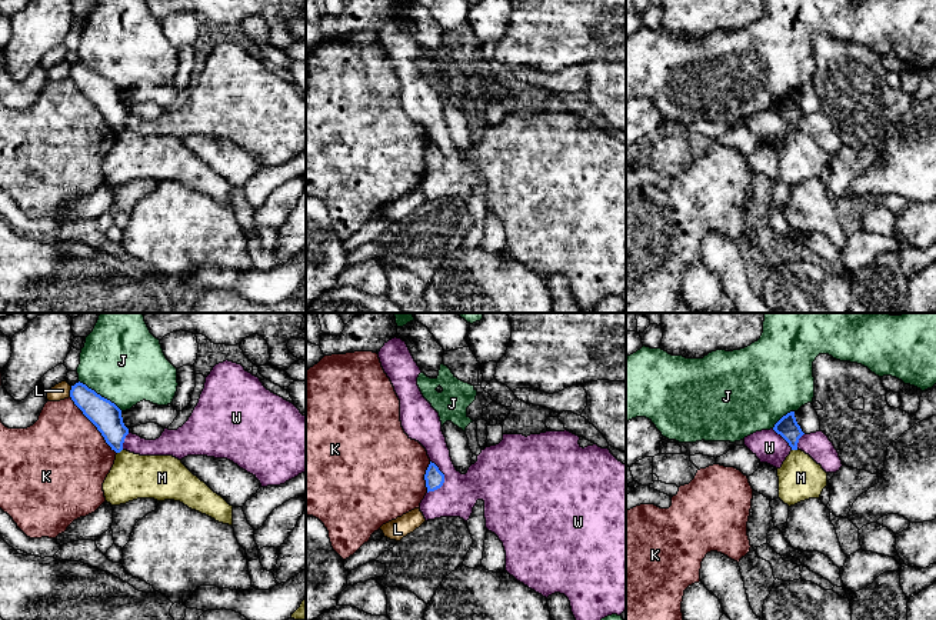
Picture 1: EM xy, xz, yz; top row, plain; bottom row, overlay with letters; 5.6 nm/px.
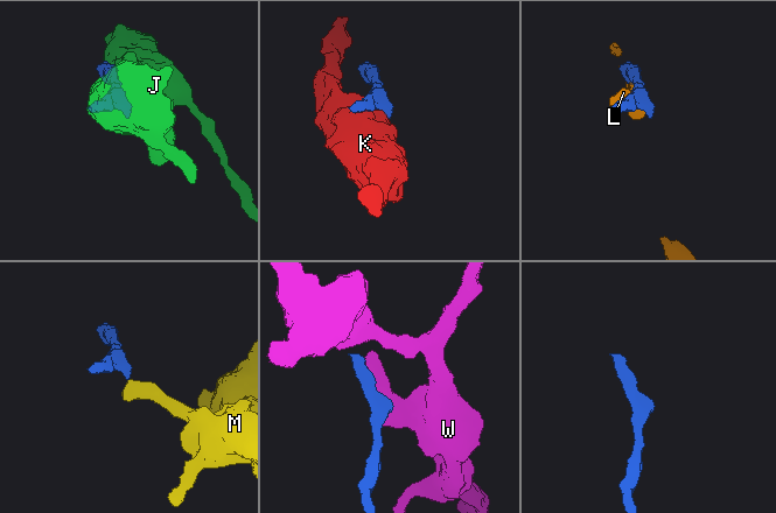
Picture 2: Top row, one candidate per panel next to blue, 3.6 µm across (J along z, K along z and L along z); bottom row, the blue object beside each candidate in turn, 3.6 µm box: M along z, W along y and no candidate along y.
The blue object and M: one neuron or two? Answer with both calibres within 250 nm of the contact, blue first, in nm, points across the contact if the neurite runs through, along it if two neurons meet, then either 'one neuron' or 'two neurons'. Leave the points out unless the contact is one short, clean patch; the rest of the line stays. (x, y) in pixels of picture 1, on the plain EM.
120 nm thick on the blue side, 240 nm on the other; border along yz (798, 129), (792, 130); two neurons

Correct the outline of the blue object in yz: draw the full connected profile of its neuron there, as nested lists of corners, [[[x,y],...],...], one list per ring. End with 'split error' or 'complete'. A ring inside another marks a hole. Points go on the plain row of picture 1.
[[[790,91],[783,96],[775,104],[773,110],[789,123],[792,130],[797,130],[799,119],[805,114],[796,101],[795,91]]]; complete

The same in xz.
[[[430,141],[424,154],[424,160],[426,160],[427,173],[434,171],[443,166],[444,154],[439,150],[439,147],[434,143]]]; complete

